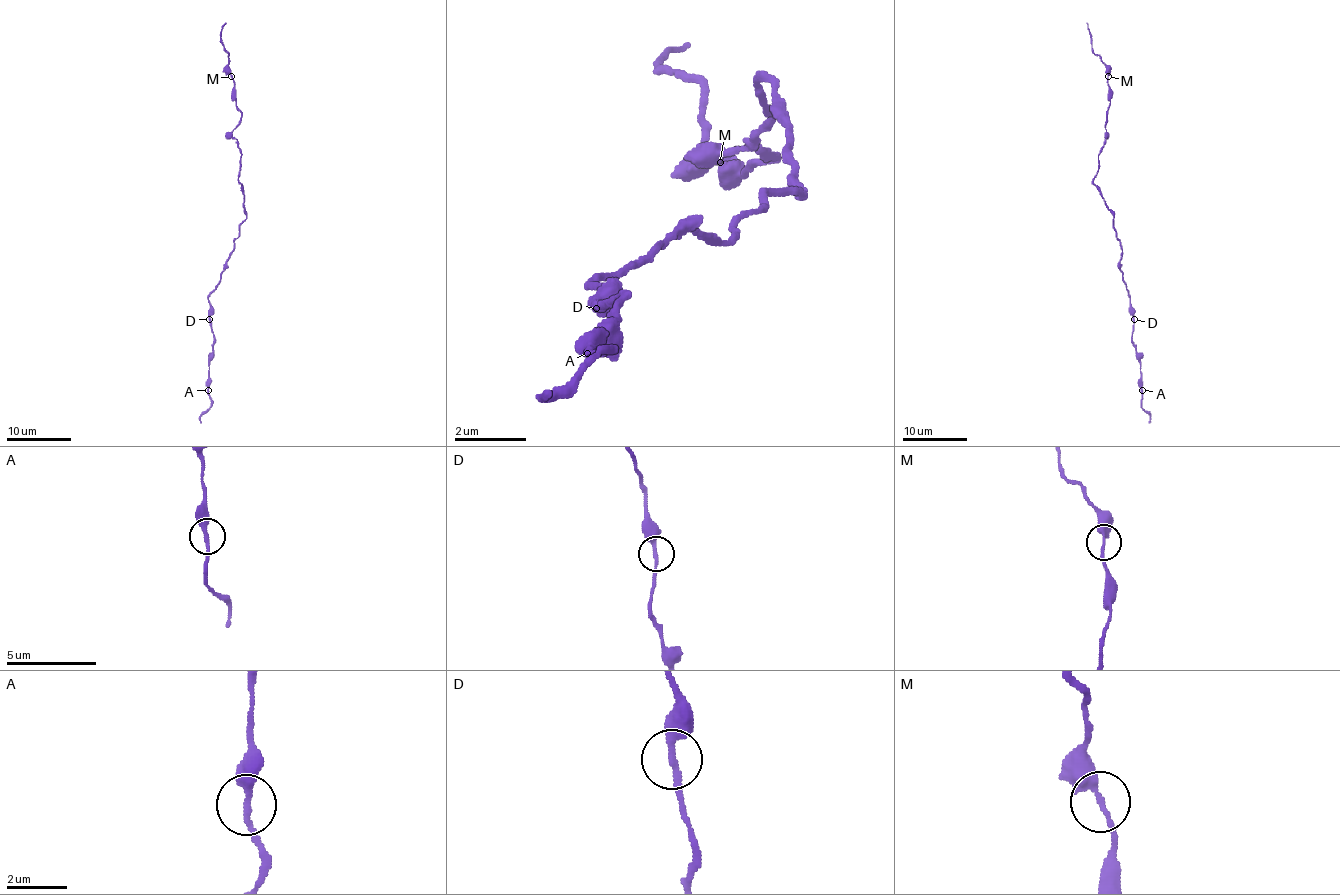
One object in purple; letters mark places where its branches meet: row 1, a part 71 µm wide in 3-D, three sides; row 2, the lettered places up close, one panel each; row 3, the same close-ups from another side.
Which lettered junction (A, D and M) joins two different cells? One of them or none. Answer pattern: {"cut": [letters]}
{"cut": []}

